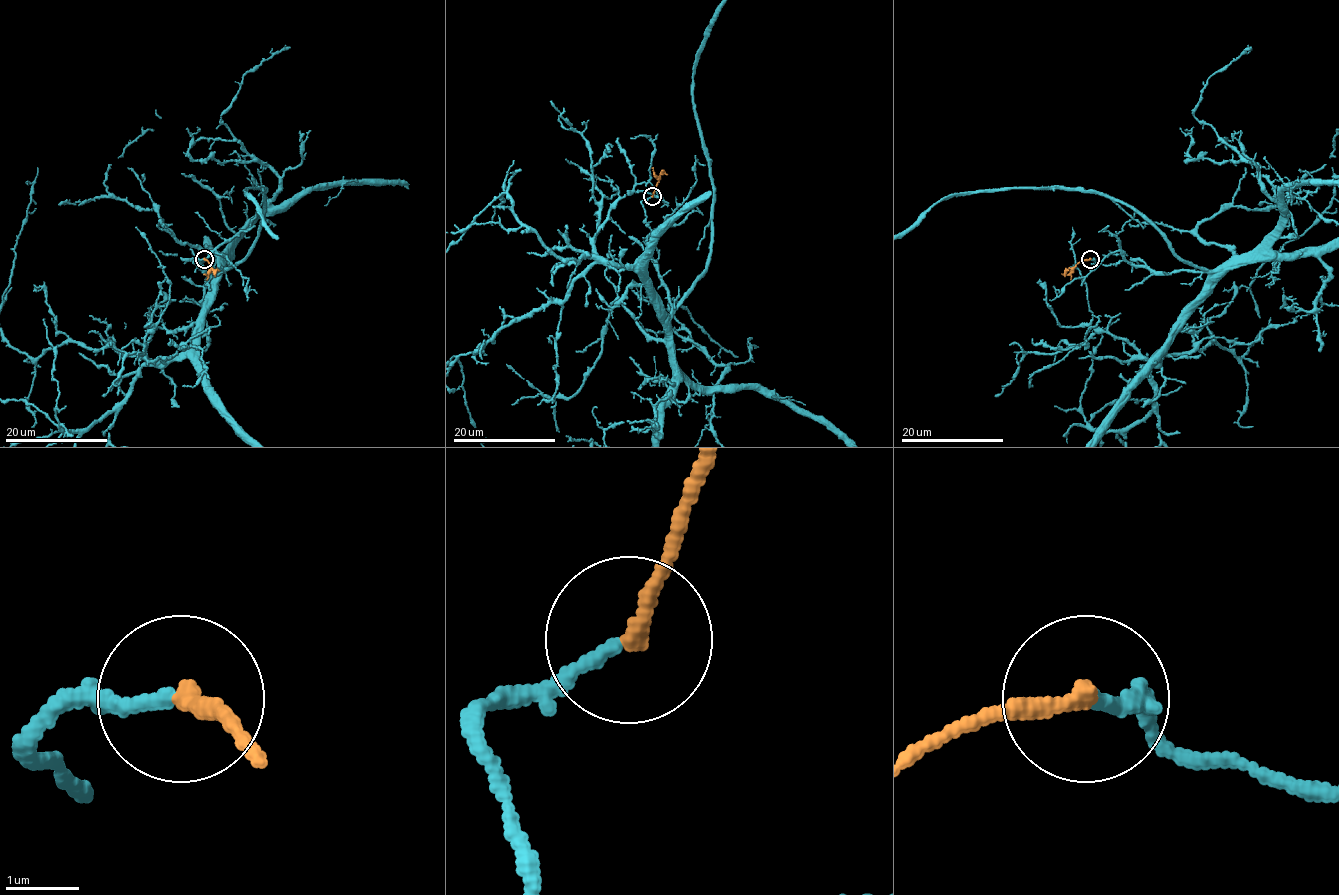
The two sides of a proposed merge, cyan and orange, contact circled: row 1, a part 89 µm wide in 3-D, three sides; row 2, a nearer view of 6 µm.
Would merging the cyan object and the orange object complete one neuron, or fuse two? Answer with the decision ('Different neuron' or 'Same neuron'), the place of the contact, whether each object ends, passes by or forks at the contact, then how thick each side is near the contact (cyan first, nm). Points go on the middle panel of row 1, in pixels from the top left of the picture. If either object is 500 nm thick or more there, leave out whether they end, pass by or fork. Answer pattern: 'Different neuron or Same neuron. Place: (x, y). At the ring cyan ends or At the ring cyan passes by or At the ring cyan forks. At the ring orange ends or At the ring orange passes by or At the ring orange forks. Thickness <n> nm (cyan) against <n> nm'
Same neuron. Place: (652, 196). At the ring cyan ends. At the ring orange ends. Thickness 180 nm (cyan) against 240 nm

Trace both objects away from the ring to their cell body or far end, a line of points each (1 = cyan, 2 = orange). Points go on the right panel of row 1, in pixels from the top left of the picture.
1: (1090, 259), (1160, 273), (1202, 269), (1124, 203), (1048, 188), (951, 195), (904, 230)
2: (1090, 259), (1081, 260), (1067, 274), (1061, 274)

